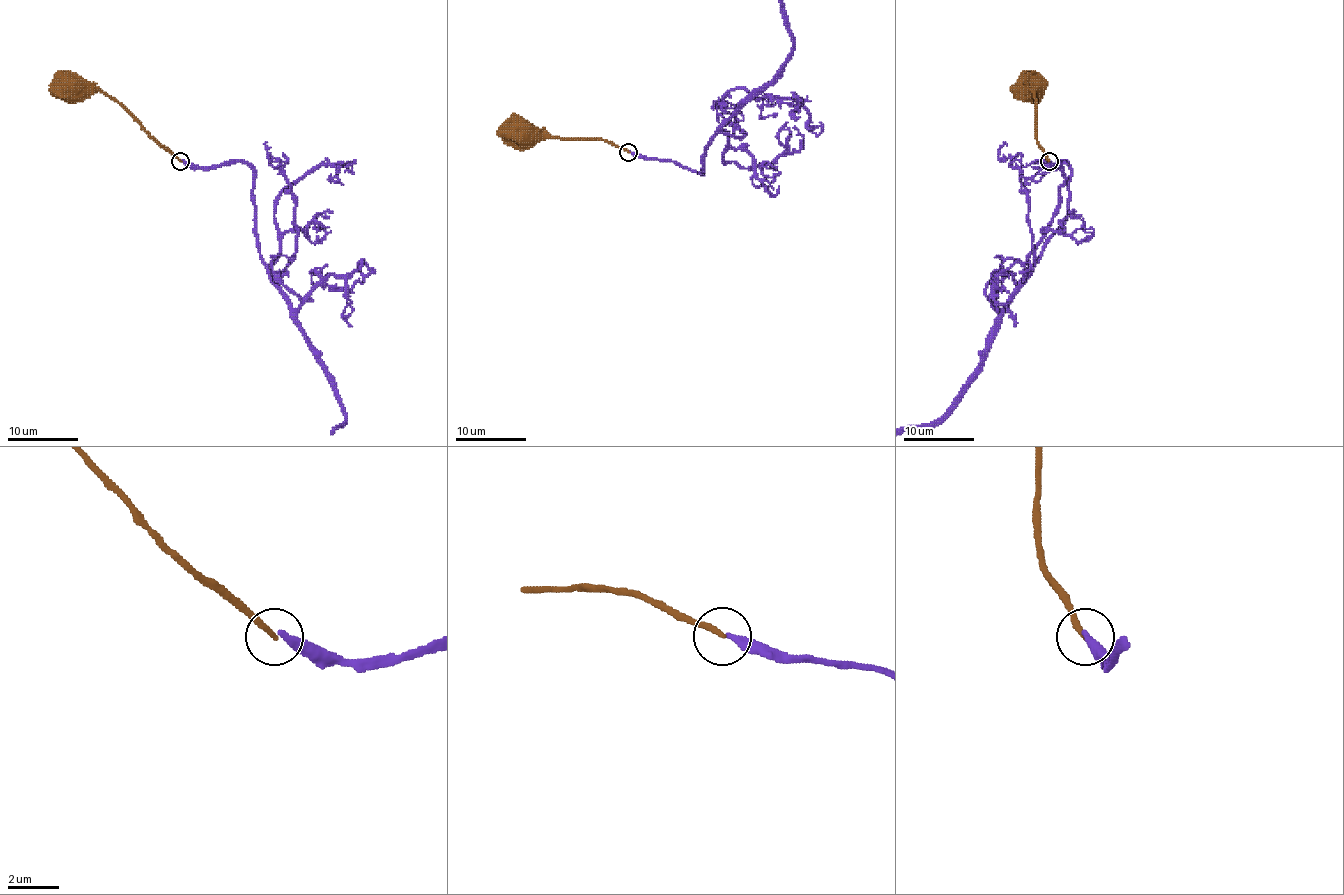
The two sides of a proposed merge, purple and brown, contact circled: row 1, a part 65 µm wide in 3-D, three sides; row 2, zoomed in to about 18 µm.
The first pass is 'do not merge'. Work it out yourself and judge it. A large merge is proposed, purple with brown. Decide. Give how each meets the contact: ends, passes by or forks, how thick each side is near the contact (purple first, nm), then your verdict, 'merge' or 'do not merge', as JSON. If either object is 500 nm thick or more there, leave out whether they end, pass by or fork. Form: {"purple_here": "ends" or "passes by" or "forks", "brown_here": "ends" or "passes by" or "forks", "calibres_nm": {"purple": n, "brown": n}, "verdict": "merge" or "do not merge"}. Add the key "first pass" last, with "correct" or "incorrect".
{"purple_here": "ends", "brown_here": "ends", "calibres_nm": {"purple": 280, "brown": 200}, "verdict": "do not merge", "first pass": "correct"}

